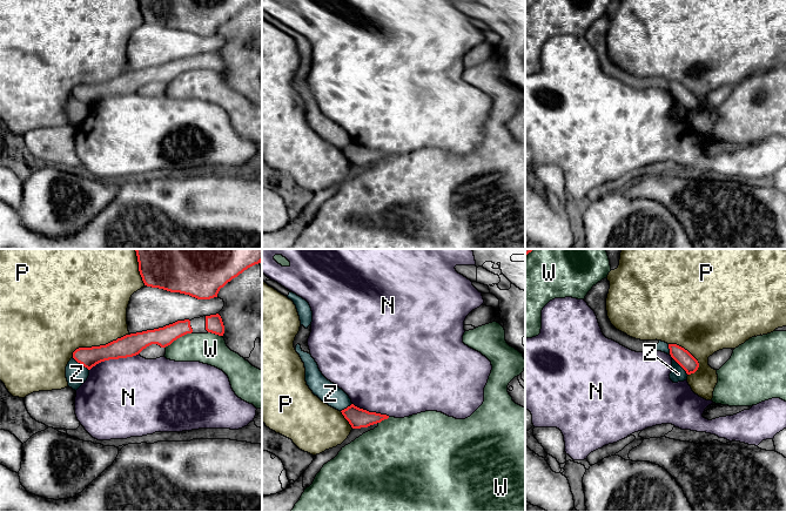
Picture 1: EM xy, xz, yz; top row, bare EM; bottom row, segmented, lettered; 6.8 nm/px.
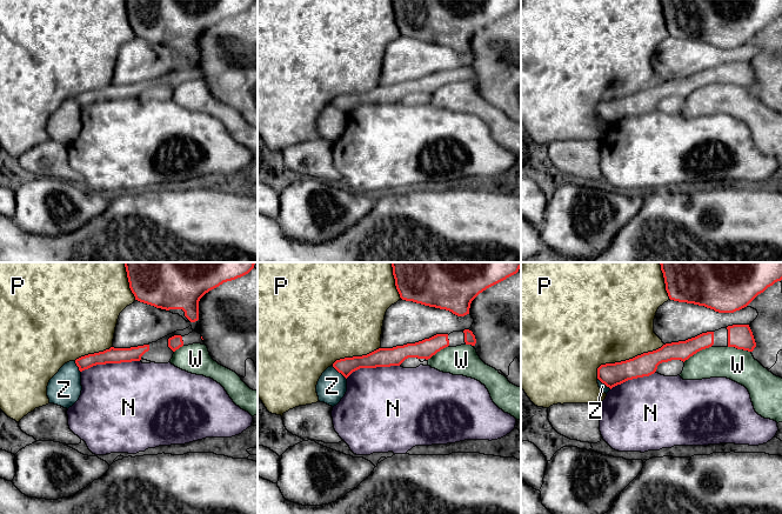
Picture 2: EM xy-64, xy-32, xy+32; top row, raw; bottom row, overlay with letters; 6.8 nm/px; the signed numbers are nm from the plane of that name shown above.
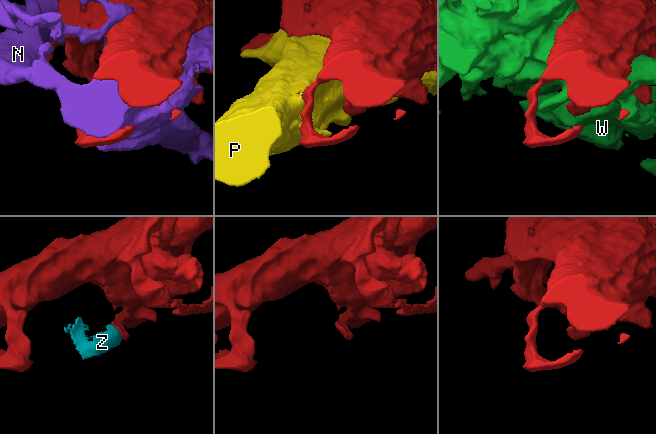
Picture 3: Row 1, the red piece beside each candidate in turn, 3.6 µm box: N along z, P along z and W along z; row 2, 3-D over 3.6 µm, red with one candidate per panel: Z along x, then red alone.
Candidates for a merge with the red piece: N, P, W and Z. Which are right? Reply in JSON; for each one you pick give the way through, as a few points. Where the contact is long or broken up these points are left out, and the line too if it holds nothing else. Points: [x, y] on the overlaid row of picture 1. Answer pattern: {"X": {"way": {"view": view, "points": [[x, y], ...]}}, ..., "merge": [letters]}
{"Z": {"way": {"view": "yz", "points": [[683, 357], [680, 365], [678, 374]]}}, "merge": ["Z"]}

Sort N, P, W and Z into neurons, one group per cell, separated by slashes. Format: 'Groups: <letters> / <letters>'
Groups: N / P / W / Z

